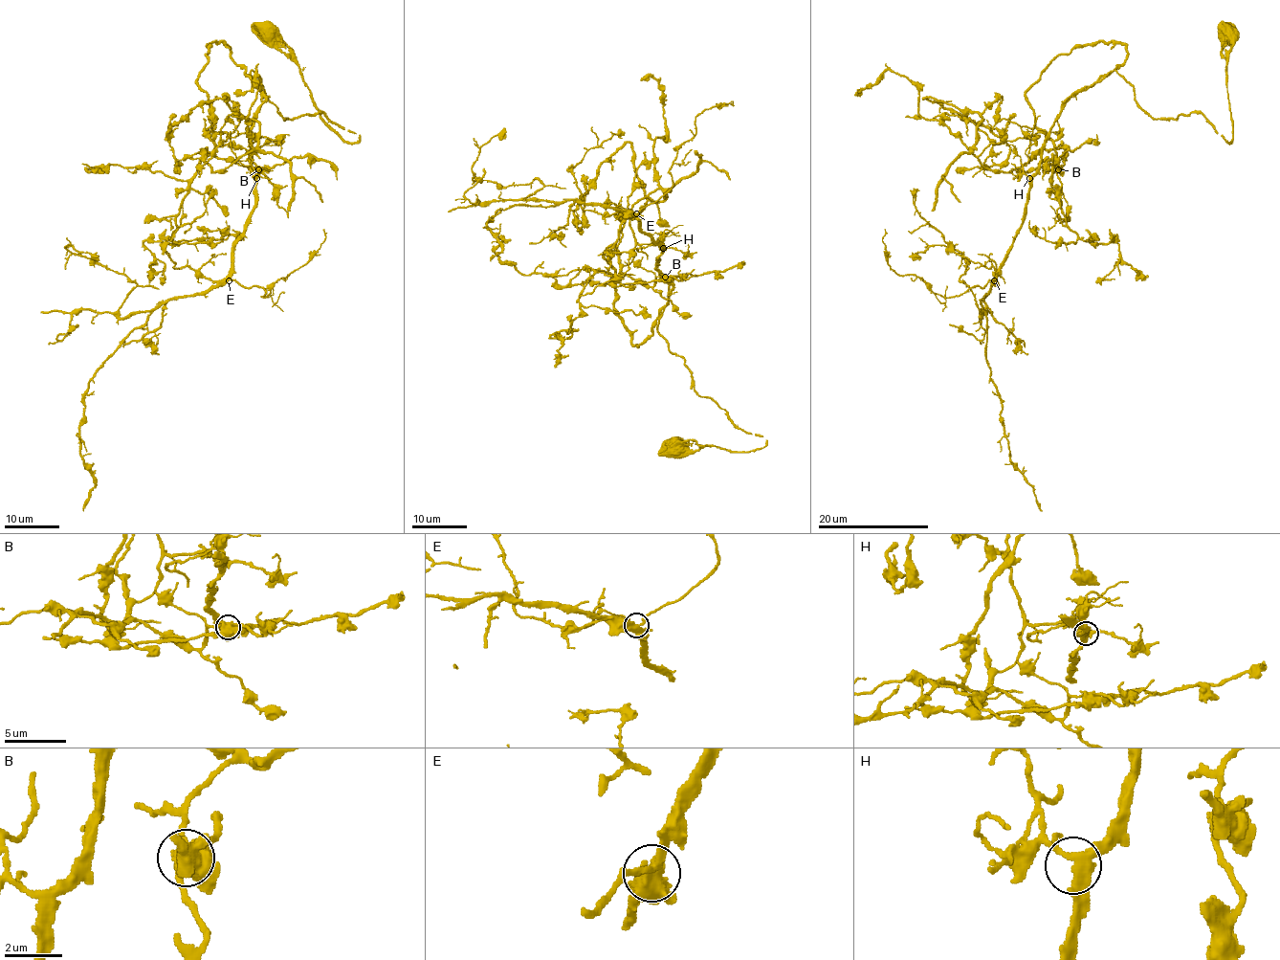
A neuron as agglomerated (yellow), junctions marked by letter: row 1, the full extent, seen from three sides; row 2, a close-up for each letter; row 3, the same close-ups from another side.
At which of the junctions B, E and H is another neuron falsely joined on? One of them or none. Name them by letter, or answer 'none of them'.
B

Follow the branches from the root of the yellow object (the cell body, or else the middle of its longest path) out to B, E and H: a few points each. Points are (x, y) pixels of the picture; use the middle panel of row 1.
B: (674, 446), (765, 440), (699, 394), (659, 334), (663, 245), (622, 267), (651, 287), (665, 277)
E: (674, 446), (750, 451), (765, 440), (699, 394), (659, 334), (662, 247), (636, 213)
H: (674, 446), (694, 440), (750, 451), (765, 440), (699, 394), (659, 334), (669, 285), (658, 270), (663, 248)

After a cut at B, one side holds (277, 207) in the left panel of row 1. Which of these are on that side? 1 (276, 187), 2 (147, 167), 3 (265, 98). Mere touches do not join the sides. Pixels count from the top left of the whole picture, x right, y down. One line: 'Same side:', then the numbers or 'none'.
Same side: 1, 2, 3

